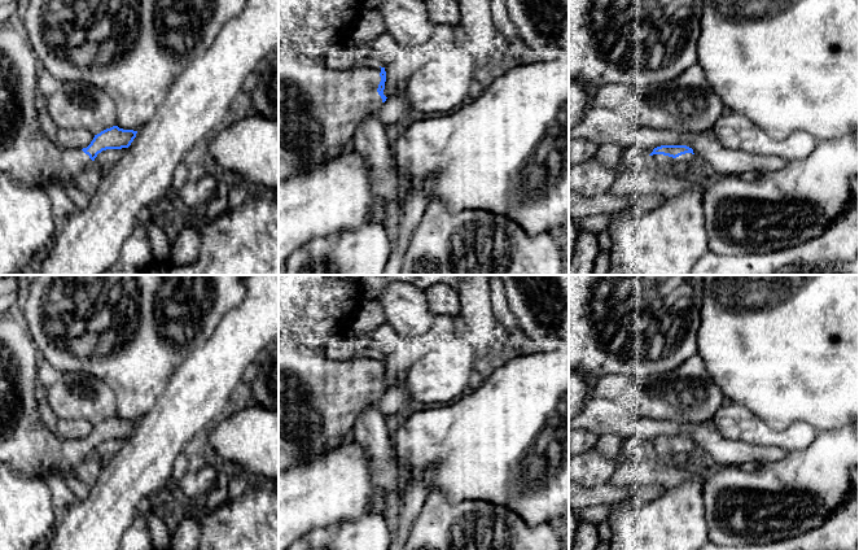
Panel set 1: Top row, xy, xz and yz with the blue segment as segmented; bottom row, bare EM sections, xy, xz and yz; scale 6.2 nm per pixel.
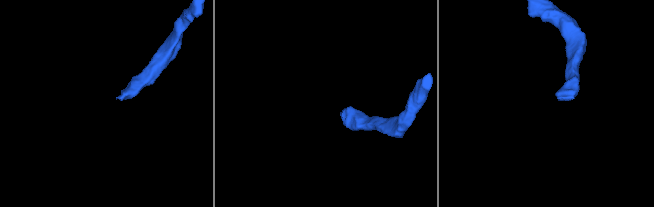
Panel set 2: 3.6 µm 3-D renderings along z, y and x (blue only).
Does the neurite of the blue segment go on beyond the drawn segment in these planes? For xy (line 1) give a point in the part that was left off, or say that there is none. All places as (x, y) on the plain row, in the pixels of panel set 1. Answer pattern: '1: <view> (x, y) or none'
1: xy (27, 445)

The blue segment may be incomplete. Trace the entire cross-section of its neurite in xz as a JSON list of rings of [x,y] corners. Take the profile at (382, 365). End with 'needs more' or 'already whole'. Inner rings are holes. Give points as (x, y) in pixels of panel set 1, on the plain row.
[[[279,335],[279,470],[308,463],[339,446],[351,436],[356,416],[386,392],[385,358],[367,354],[358,359],[329,361],[320,350],[303,348]]]; needs more

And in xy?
[[[19,315],[0,317],[0,466],[8,466],[25,476],[44,477],[54,466],[67,466],[93,454],[106,440],[128,438],[137,422],[113,416],[95,425],[83,440],[60,440],[43,422],[35,397],[40,355],[29,327]]]; needs more

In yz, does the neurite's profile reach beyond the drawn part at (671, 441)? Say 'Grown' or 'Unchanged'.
Grown

